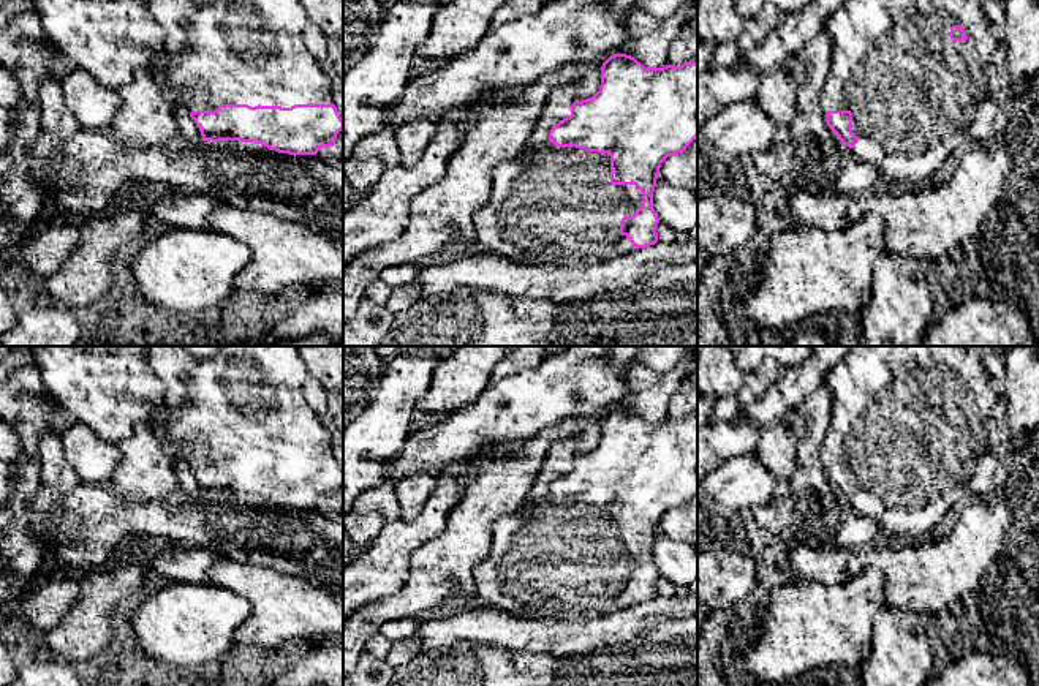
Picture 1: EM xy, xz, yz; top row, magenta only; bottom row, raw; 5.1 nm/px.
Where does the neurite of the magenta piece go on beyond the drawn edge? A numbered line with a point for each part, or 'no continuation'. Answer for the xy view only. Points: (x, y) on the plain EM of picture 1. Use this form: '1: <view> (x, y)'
1: xy (217, 421)

